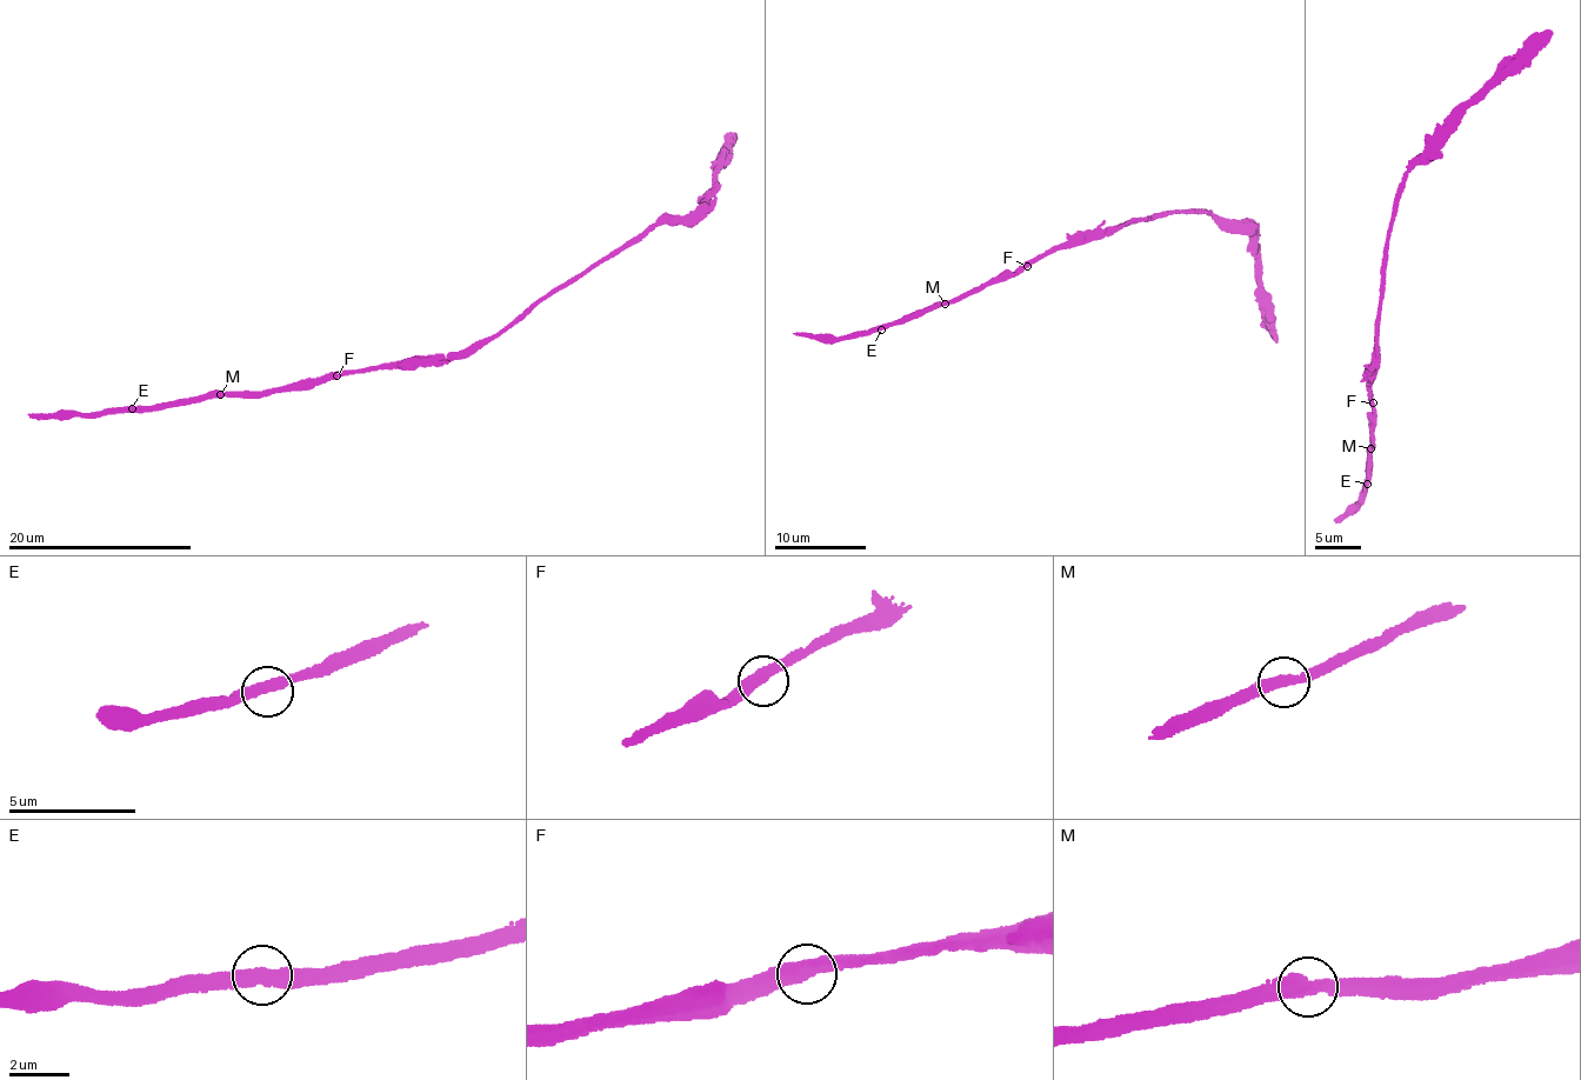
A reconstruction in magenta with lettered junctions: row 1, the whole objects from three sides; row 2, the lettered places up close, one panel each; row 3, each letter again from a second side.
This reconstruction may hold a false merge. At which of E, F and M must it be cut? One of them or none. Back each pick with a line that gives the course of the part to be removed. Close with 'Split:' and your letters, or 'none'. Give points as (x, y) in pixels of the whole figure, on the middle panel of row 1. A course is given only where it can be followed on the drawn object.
Split: none

